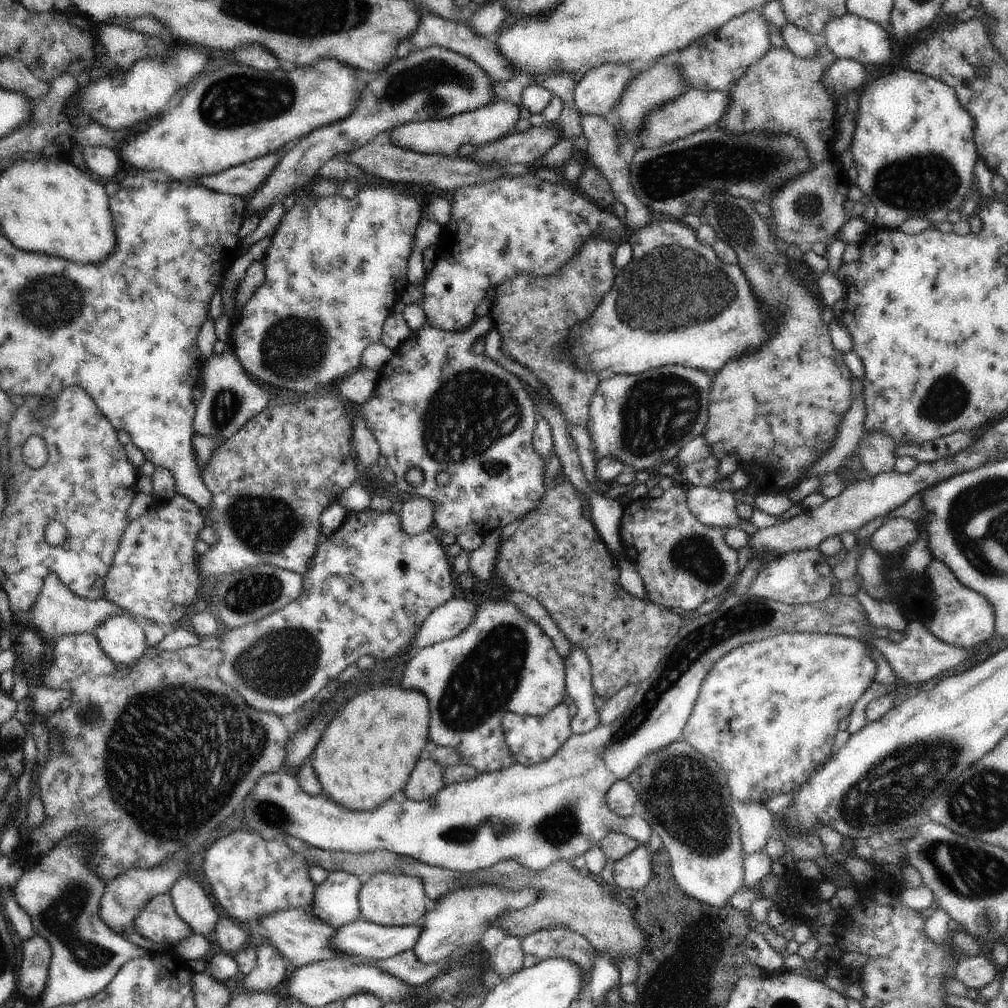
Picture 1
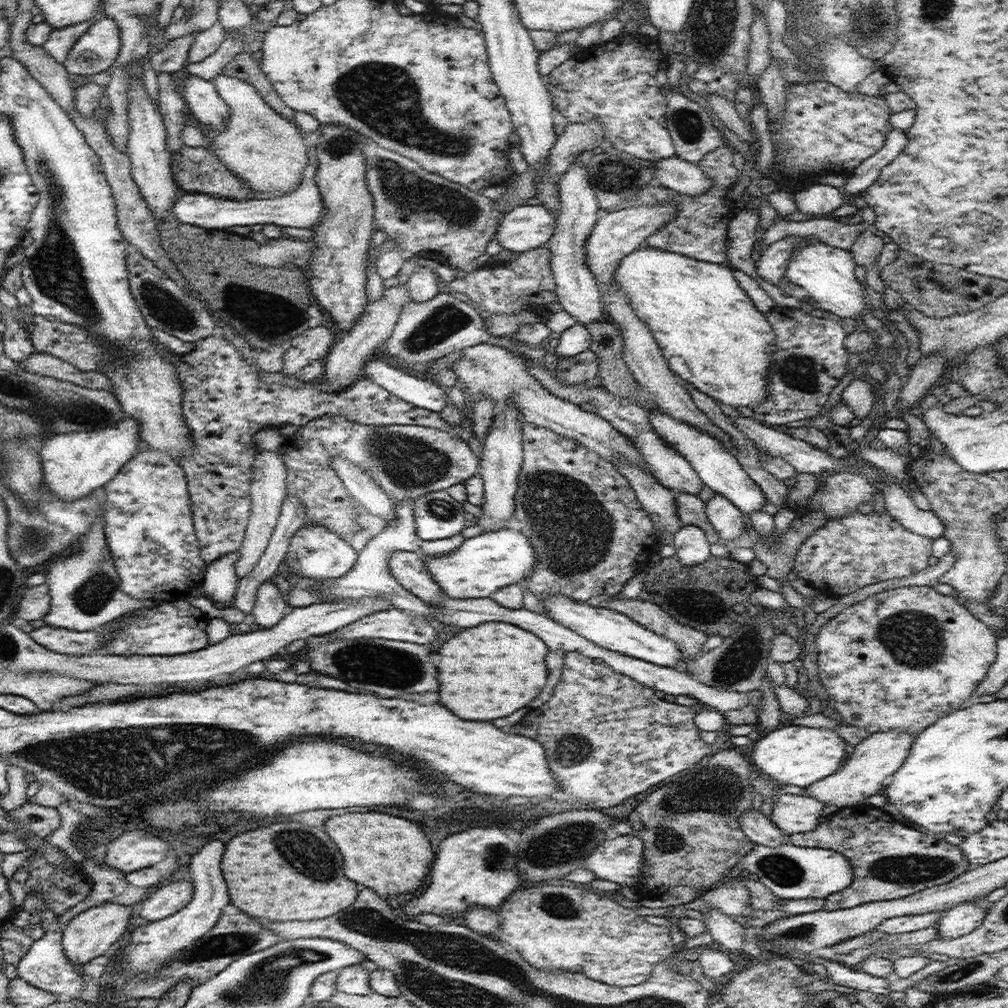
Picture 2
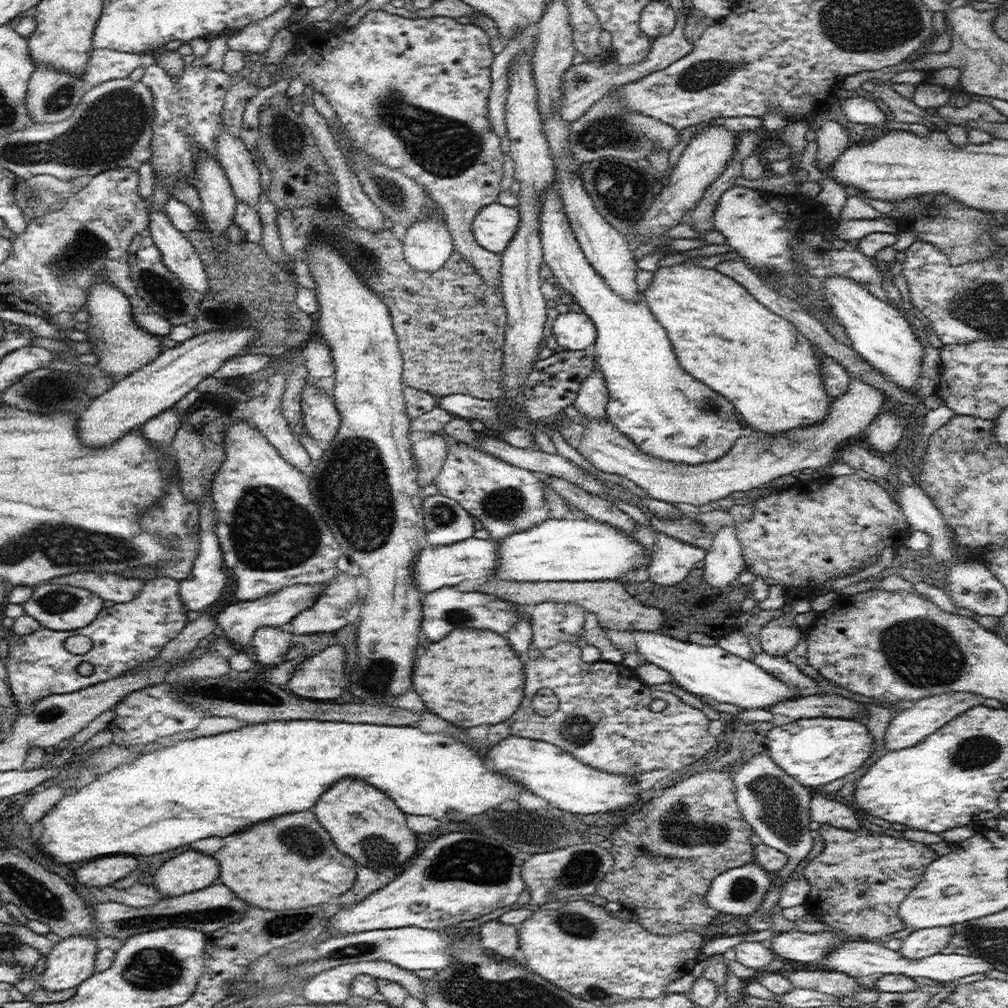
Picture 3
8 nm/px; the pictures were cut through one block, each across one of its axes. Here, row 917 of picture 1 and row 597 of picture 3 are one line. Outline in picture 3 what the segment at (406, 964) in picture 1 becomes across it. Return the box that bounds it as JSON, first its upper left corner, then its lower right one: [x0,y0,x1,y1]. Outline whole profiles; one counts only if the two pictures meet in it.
[216,585,325,650]

